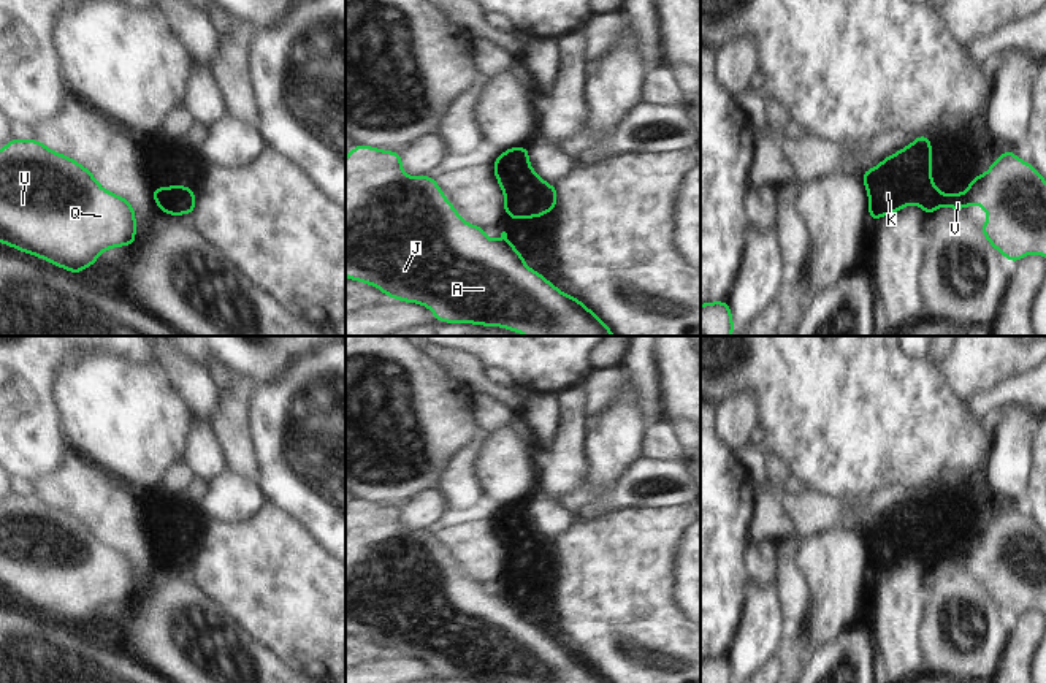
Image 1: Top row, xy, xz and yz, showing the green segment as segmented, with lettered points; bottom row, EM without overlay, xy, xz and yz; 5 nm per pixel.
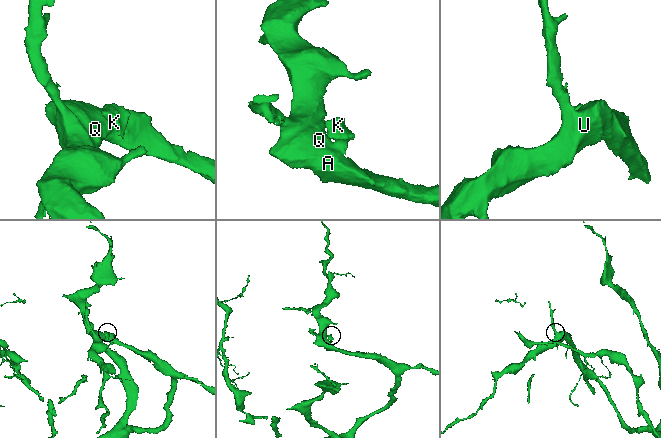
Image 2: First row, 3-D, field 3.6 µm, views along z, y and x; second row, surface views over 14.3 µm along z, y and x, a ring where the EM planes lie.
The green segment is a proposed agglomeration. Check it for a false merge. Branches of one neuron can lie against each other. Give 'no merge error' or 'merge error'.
merge error

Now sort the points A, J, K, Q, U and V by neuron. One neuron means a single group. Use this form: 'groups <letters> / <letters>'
groups A J Q U V / K

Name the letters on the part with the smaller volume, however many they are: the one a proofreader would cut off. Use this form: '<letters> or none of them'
K

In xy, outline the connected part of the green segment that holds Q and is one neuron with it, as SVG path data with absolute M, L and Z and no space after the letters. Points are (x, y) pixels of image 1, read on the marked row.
M11 138L0 149L0 244L81 274L113 247L136 242L133 204L105 190L79 162L49 149L38 138Z

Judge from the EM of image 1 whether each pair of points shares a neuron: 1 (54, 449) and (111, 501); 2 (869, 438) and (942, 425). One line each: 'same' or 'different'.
1: different
2: same

